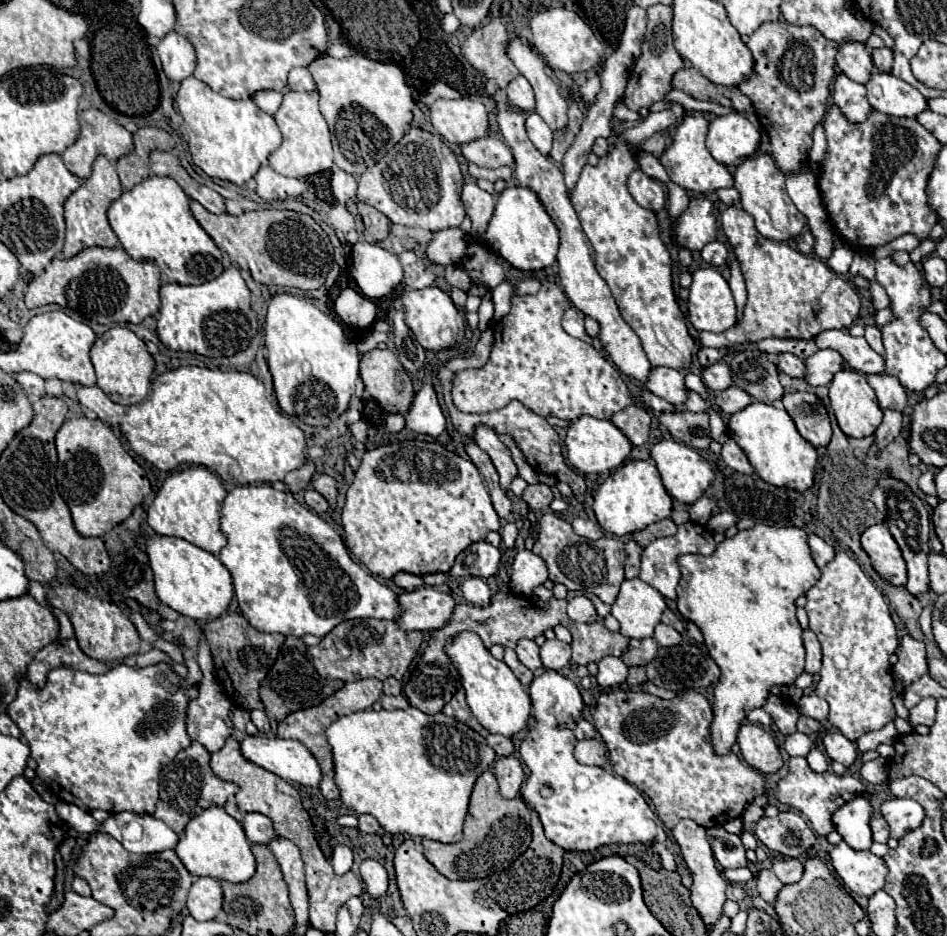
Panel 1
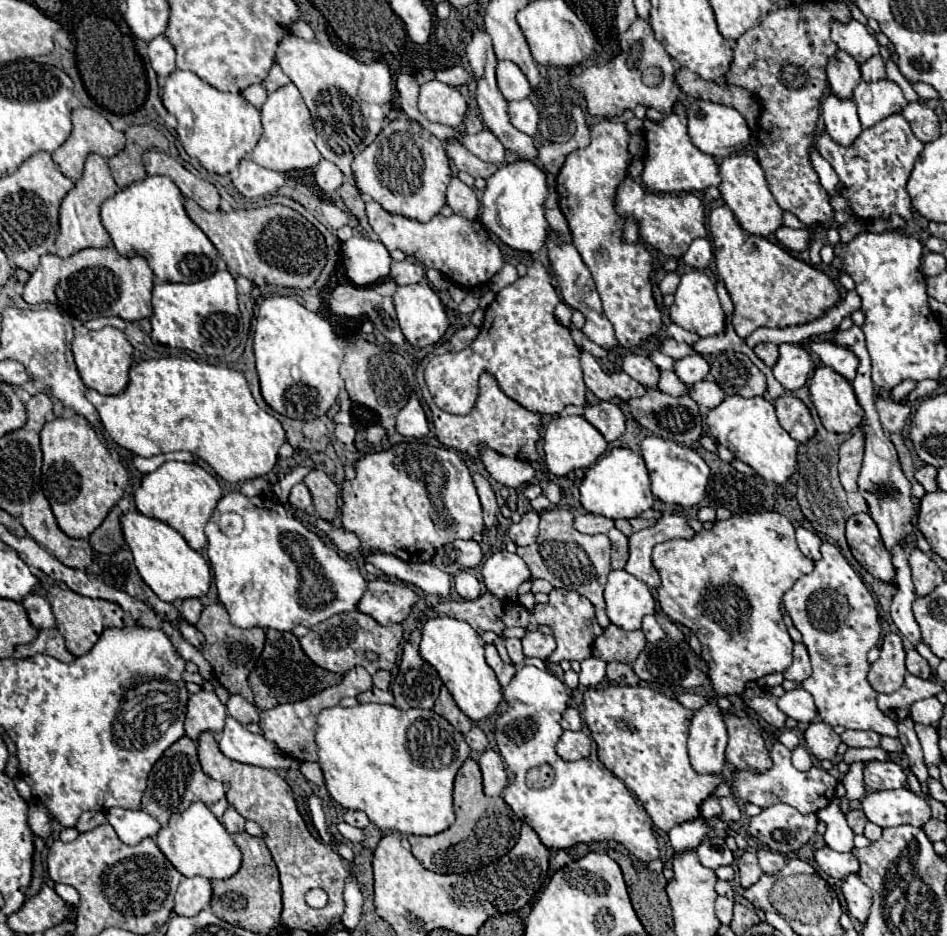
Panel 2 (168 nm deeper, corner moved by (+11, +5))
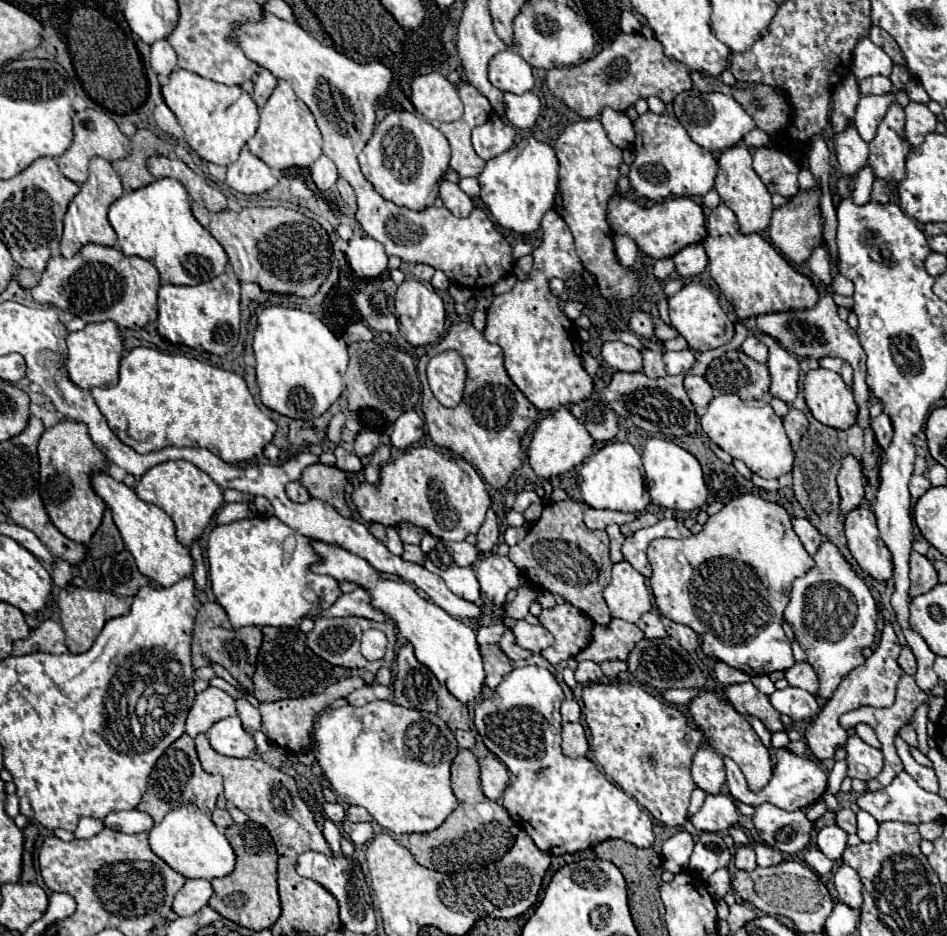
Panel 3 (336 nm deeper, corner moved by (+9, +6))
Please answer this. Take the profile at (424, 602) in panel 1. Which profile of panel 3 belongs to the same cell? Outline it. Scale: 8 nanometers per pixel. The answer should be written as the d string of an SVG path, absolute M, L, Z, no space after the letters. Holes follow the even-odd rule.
M354 589L352 593L342 595L330 609L322 611L324 617L348 617L348 615L356 615L356 617L366 617L372 621L386 621L388 617L384 617L384 613L380 613L380 609L372 607L368 591L366 589Z

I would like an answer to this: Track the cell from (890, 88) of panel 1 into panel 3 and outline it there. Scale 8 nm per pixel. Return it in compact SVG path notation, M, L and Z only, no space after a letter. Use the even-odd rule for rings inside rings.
M890 91L884 95L862 95L860 97L860 103L858 103L856 115L854 115L854 125L864 141L874 139L876 127L884 119L888 105L892 105L892 103L906 107L910 103L910 99L904 91Z

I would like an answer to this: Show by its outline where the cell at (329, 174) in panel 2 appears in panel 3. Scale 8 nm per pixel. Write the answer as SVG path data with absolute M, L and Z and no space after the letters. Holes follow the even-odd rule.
M322 155L322 157L312 165L310 175L312 175L316 187L318 187L322 193L332 189L332 187L336 185L336 181L338 181L338 169L336 169L334 161L328 159L326 155Z

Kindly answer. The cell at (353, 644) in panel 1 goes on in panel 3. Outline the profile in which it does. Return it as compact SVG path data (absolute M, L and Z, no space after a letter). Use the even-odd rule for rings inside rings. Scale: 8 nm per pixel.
M316 617L314 619L314 629L306 635L308 647L318 655L324 657L328 663L338 665L338 667L348 667L348 669L368 669L370 673L376 673L380 667L390 667L396 653L394 653L394 645L396 645L396 625L392 621L384 621L384 623L376 623L370 619L362 619L362 617L340 617L340 619L328 619L328 617ZM364 629L382 629L388 637L388 651L380 661L366 661L360 653L360 637L364 633Z

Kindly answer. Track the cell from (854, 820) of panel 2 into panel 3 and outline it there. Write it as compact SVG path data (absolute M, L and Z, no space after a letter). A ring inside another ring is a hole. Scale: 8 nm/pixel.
M838 809L836 811L836 825L842 827L846 833L856 833L856 813L852 809Z

